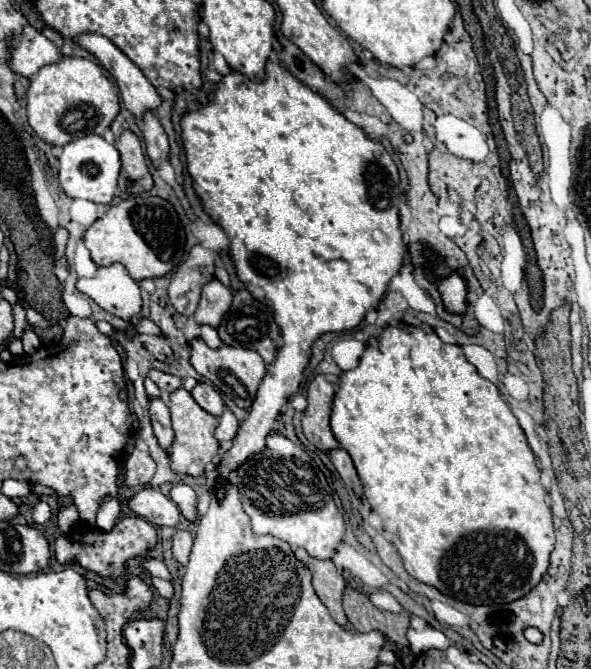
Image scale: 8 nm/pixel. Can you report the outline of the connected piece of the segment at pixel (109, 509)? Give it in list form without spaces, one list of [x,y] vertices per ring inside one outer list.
[[[104,496],[104,500],[100,502],[100,508],[98,508],[96,526],[108,532],[116,524],[120,512],[122,512],[122,500],[120,500],[120,496]]]

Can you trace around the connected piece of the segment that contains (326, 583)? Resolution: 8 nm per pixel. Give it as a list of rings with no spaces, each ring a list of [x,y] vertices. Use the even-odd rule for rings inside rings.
[[[298,548],[294,550],[296,558],[312,572],[312,584],[314,590],[318,594],[318,598],[322,600],[322,604],[328,608],[330,616],[340,624],[340,626],[348,626],[348,618],[342,610],[342,594],[346,590],[346,582],[342,578],[342,574],[336,570],[336,566],[332,564],[332,560],[318,560],[318,558],[310,558],[306,554],[306,550]]]

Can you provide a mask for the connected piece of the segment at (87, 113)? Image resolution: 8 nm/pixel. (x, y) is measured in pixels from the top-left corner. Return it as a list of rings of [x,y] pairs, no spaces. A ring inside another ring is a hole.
[[[64,56],[60,62],[46,64],[30,78],[26,94],[28,124],[40,140],[52,146],[64,146],[78,136],[102,134],[120,110],[116,86],[102,74],[92,60]]]

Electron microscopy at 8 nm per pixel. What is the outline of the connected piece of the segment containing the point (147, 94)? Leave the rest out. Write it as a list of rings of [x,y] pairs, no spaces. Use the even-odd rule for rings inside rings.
[[[88,32],[88,34],[80,34],[80,36],[76,36],[76,44],[80,44],[84,50],[88,50],[90,54],[94,54],[96,58],[98,58],[98,62],[114,76],[114,80],[116,80],[116,84],[118,84],[118,88],[120,88],[120,96],[122,96],[122,102],[124,102],[124,106],[136,116],[136,118],[142,118],[142,112],[144,110],[156,110],[158,106],[160,106],[160,94],[156,92],[156,88],[148,82],[148,78],[142,74],[142,70],[122,52],[122,50],[118,50],[106,36],[102,36],[102,34],[92,34],[92,32]]]

